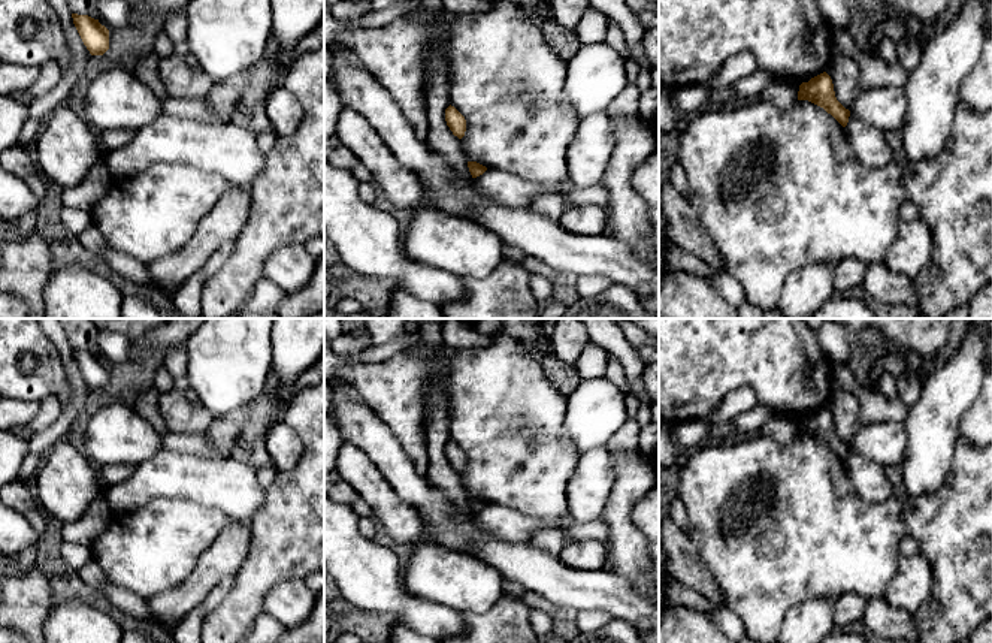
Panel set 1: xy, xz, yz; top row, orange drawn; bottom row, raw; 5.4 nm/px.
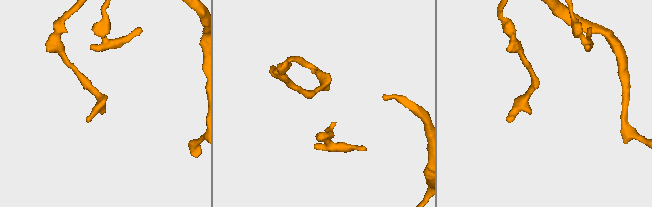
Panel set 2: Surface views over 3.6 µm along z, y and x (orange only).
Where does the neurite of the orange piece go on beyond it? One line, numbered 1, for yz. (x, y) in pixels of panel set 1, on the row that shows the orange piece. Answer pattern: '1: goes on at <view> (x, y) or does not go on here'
1: does not go on here

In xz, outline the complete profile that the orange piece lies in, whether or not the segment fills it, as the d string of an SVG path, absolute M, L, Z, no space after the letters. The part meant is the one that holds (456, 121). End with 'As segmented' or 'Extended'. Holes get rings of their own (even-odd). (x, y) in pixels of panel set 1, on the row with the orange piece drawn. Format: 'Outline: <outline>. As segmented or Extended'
Outline: M451 105L445 109L445 121L447 121L447 126L450 127L450 130L453 132L454 136L457 136L459 139L462 139L465 136L465 132L466 132L466 120Z. As segmented

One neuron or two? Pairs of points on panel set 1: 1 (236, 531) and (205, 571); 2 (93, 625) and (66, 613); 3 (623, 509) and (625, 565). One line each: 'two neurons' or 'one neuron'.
1: one neuron
2: one neuron
3: one neuron

